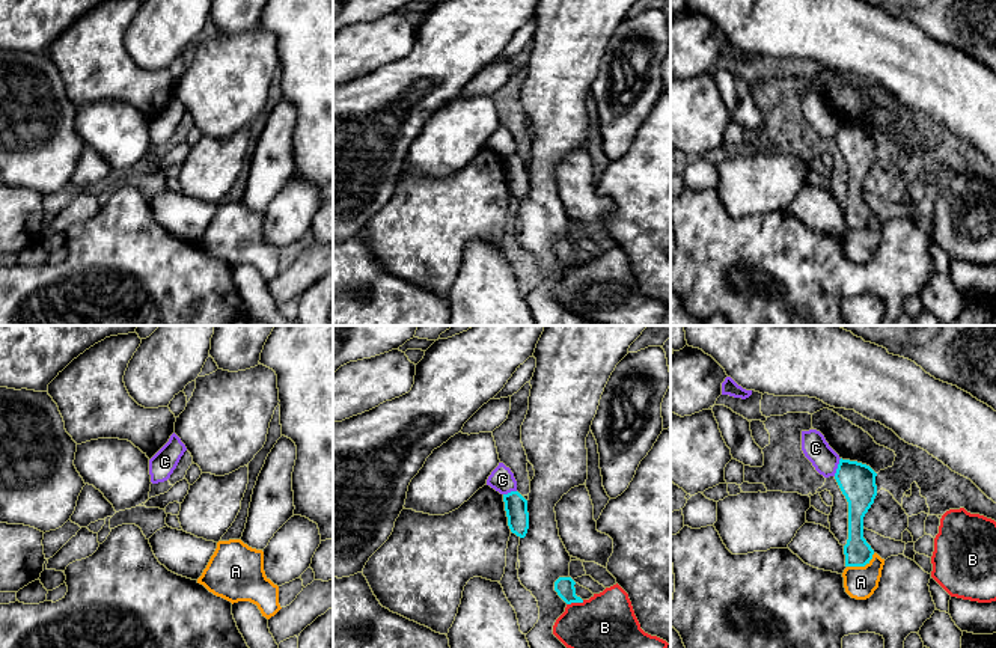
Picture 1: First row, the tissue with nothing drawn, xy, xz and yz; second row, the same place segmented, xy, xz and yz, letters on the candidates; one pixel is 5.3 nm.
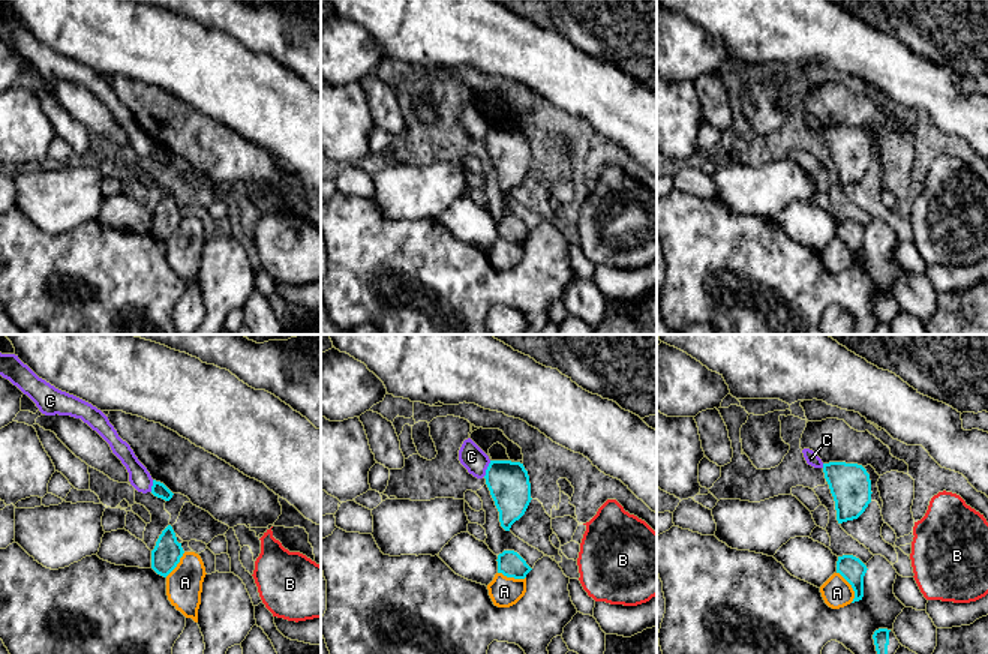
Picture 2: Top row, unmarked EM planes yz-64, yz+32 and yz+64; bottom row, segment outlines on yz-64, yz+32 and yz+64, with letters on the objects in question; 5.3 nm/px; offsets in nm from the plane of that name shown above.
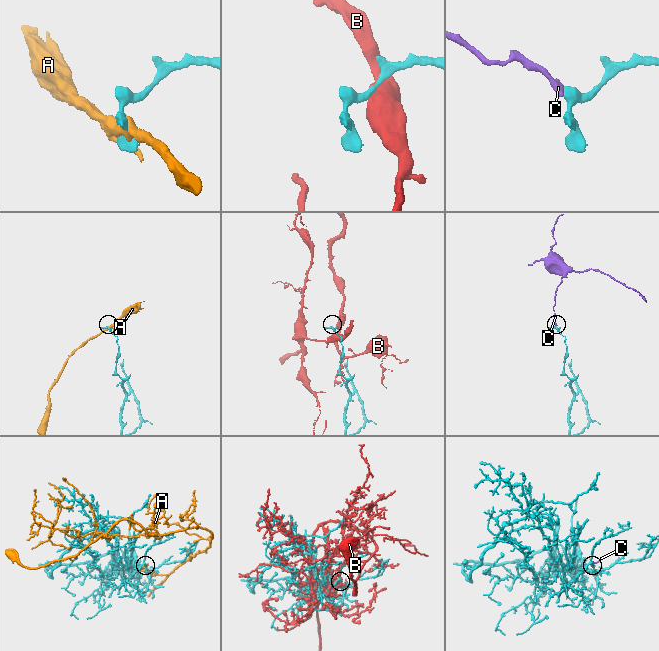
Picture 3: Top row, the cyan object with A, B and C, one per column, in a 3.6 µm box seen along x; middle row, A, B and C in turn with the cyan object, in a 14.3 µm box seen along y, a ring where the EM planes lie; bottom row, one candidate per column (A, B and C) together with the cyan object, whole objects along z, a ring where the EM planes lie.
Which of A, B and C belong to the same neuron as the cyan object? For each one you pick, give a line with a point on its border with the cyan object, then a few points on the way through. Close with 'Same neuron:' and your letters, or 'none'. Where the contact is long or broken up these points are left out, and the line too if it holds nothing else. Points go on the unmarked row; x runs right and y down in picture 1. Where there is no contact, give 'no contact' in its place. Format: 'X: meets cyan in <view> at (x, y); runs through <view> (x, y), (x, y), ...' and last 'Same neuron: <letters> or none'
Same neuron: none

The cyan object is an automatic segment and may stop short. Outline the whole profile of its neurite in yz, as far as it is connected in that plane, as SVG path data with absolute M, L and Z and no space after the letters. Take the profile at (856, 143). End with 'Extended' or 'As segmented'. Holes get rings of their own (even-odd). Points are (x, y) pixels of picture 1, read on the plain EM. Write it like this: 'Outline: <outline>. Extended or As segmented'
Outline: M839 122L835 142L848 164L845 229L865 229L872 222L874 212L863 200L863 179L877 158L875 139L866 127Z. As segmented

